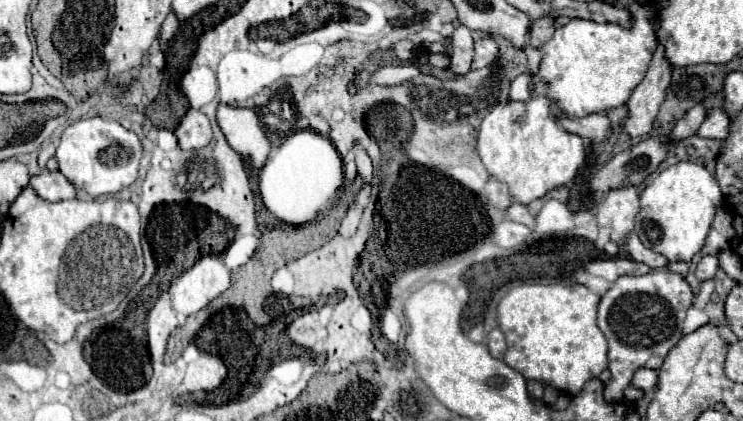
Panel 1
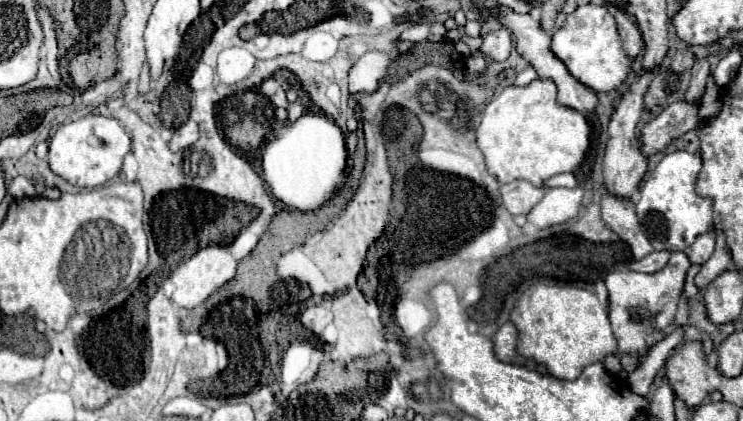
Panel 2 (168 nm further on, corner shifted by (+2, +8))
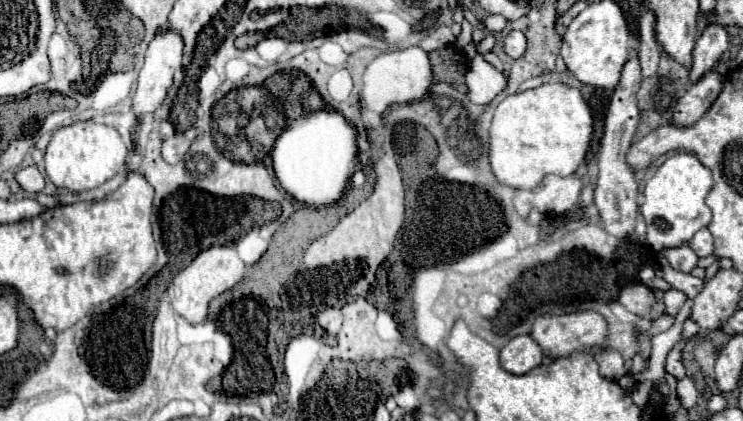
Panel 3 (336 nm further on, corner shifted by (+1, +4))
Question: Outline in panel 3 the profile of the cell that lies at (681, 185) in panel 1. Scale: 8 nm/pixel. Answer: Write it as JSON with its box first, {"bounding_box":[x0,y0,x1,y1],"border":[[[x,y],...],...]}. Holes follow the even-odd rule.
{"bounding_box":[640,153,712,251],"border":[[[676,153],[668,157],[652,179],[646,181],[644,189],[644,203],[640,207],[646,225],[648,225],[648,239],[646,243],[658,251],[664,247],[678,247],[688,243],[696,231],[708,227],[712,221],[712,213],[704,203],[708,191],[712,189],[712,173],[704,167],[694,153]]]}

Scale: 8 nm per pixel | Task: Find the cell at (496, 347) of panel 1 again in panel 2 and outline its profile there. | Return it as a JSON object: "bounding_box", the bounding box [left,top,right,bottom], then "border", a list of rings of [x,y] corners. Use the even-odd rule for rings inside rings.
{"bounding_box":[493,323,531,365],"border":[[[505,323],[497,329],[497,333],[493,335],[493,349],[499,361],[505,363],[521,363],[521,365],[531,365],[529,361],[521,359],[515,351],[515,341],[517,341],[517,329],[513,323]]]}

